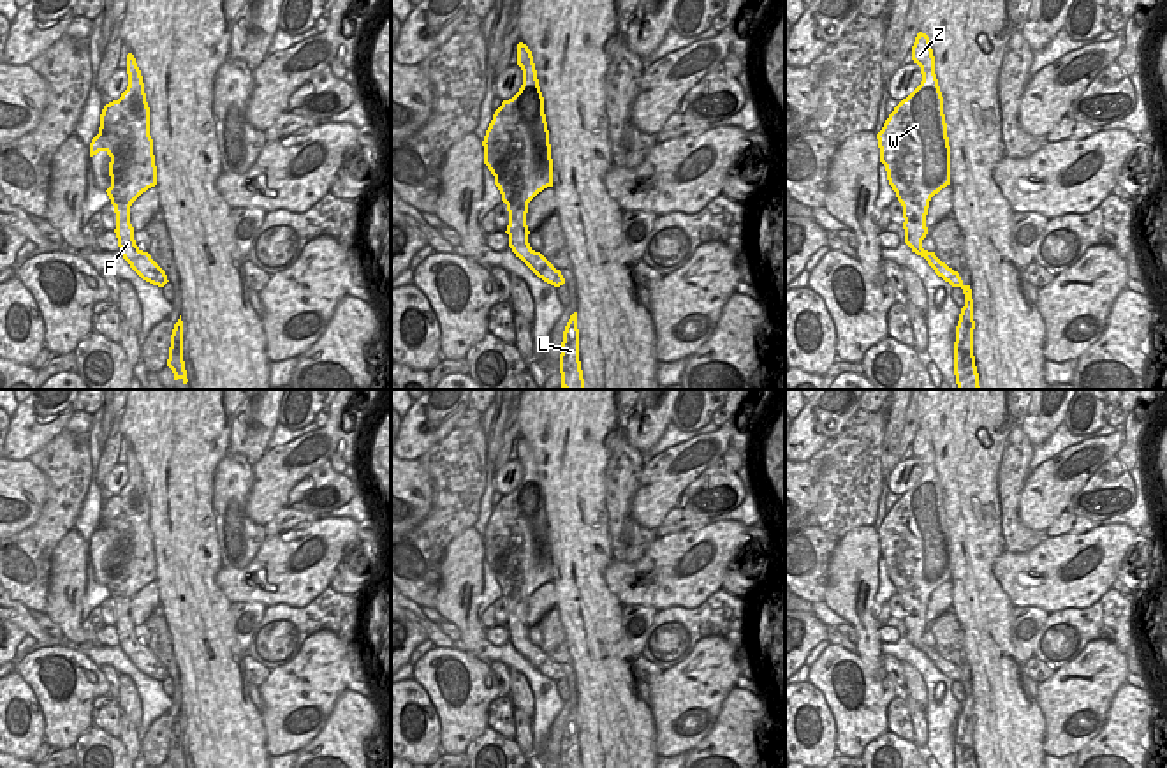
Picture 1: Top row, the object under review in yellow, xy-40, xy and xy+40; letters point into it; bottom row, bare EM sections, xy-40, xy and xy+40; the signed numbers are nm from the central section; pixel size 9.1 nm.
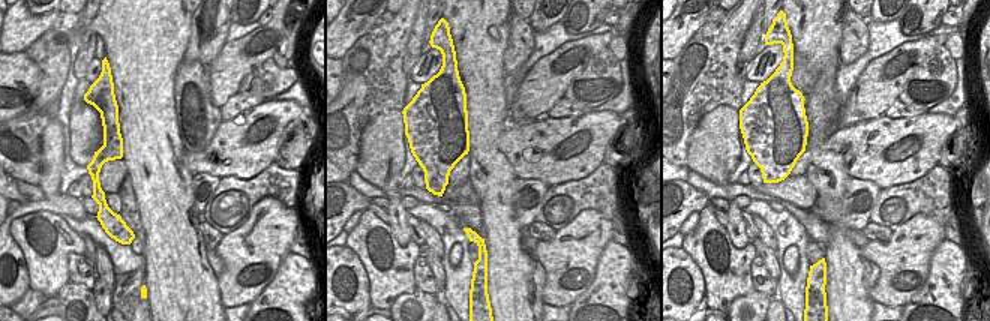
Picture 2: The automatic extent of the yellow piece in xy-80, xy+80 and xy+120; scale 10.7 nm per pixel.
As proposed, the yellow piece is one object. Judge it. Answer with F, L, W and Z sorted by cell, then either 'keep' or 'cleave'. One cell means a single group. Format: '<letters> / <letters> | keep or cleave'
F L W Z | keep

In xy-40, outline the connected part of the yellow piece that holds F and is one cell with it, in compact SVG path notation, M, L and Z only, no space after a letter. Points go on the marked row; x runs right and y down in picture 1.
M132 53L127 55L127 74L127 90L102 109L99 134L90 143L90 157L99 151L111 157L111 187L106 192L116 213L120 254L143 280L164 287L169 282L165 271L136 245L130 224L132 203L157 185L157 166L144 83Z

